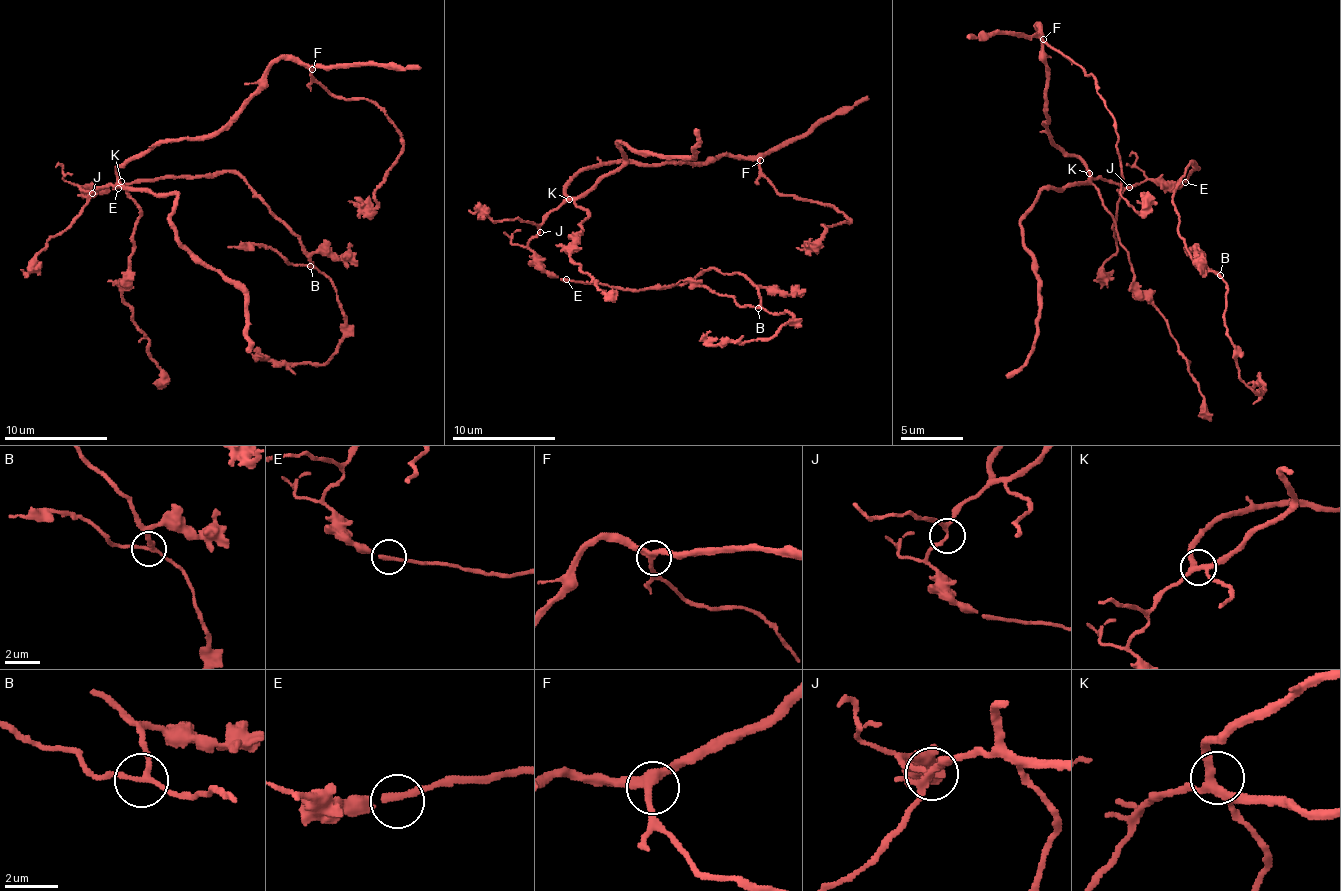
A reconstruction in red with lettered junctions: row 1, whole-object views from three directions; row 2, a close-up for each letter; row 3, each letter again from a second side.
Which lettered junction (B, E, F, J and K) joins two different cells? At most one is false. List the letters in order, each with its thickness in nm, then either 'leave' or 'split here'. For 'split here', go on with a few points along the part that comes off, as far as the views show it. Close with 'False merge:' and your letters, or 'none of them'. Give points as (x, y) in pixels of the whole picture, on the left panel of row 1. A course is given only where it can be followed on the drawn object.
B: 180 nm thick; leave
E: 190 nm thick; leave
F: 300 nm thick; leave
J: 190 nm thick; leave
K: 280 nm thick; leave
False merge: none of them

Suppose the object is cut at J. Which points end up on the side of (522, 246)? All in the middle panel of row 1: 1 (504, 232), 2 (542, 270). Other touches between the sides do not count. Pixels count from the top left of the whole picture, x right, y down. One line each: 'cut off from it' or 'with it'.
1: with it
2: with it

